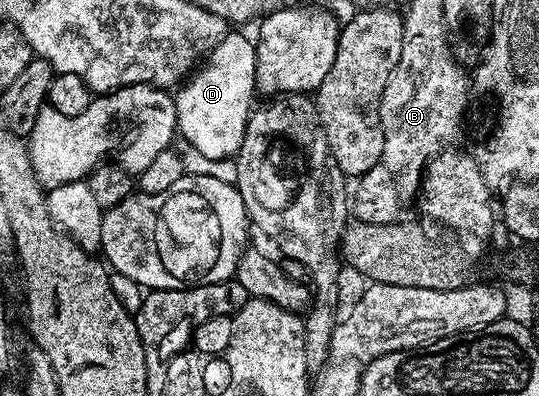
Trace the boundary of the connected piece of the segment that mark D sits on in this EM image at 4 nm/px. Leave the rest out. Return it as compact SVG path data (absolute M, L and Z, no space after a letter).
M229 32L212 48L202 65L178 87L174 95L178 133L181 138L183 134L188 142L186 145L201 152L201 156L209 156L211 160L234 159L245 140L254 98L257 98L255 42L243 34Z

